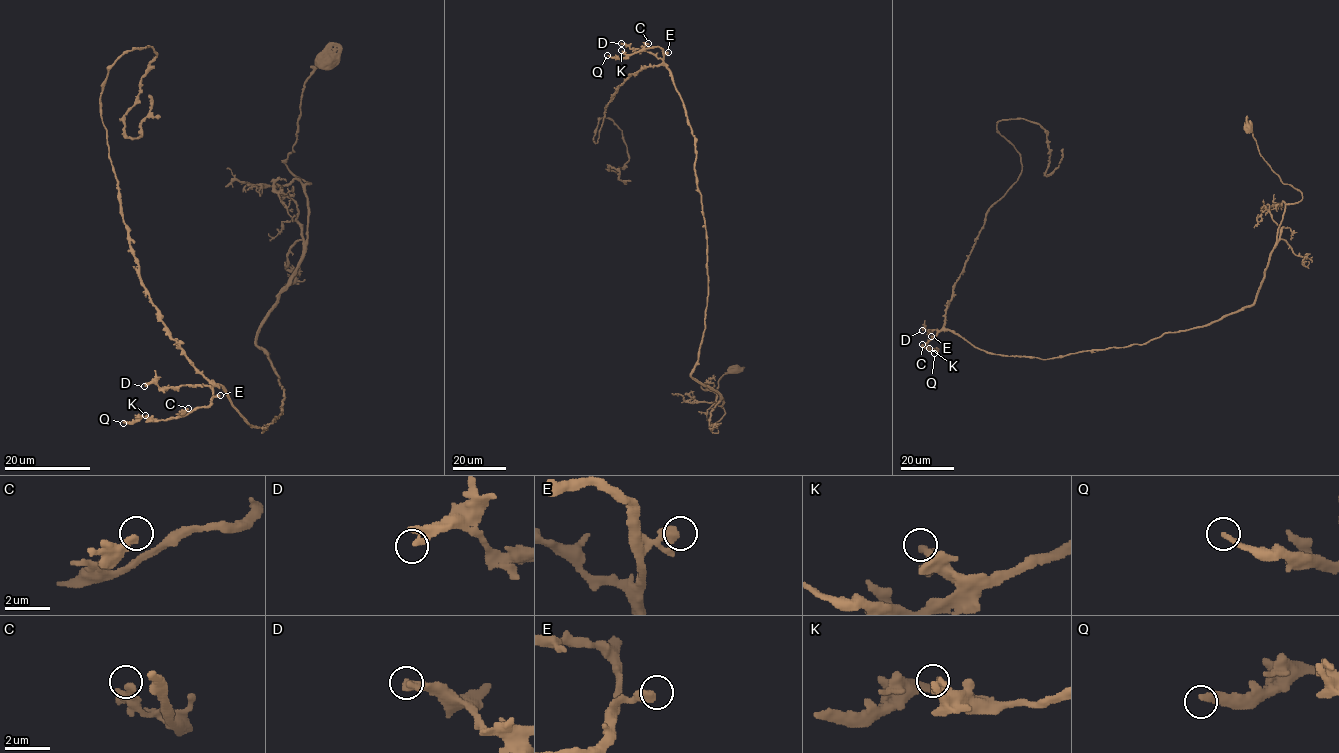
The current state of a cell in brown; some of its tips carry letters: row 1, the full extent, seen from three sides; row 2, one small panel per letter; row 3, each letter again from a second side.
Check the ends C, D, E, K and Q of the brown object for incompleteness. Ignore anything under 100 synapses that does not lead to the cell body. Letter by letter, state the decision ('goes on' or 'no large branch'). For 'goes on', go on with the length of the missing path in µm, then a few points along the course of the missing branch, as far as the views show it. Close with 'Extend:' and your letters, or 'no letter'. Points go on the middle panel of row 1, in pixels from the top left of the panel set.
C: no large branch
D: no large branch
E: no large branch
K: no large branch
Q: goes on | 100 µm | (607, 55), (578, 54), (531, 76), (515, 76), (502, 68), (489, 68), (457, 89), (510, 92), (512, 108)
Extend: Q

